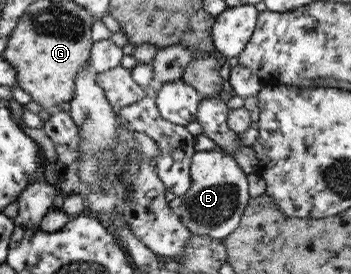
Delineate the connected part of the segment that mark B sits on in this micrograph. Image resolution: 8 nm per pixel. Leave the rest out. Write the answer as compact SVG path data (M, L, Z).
M219 150L197 152L192 157L189 174L191 186L184 195L180 195L184 202L175 211L177 216L192 234L209 235L224 241L240 225L246 211L250 199L247 174L234 157Z

